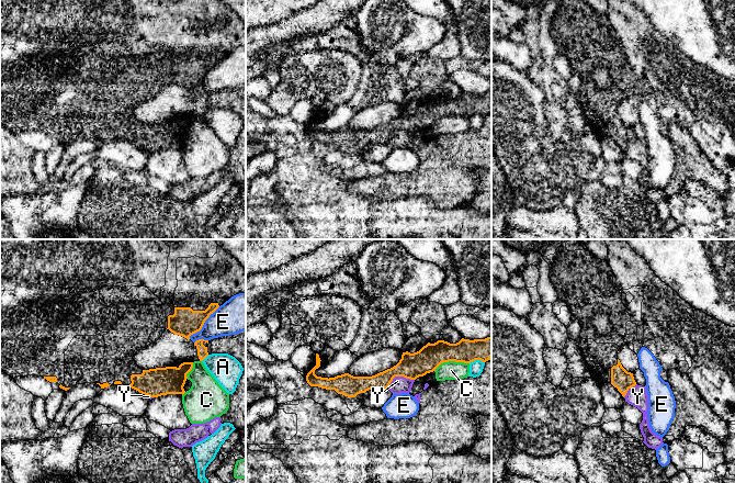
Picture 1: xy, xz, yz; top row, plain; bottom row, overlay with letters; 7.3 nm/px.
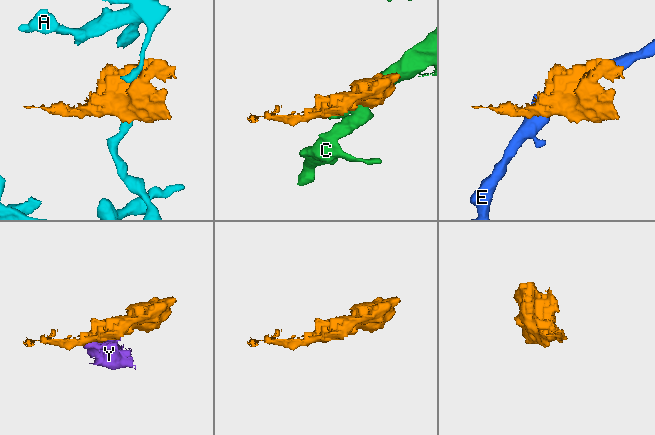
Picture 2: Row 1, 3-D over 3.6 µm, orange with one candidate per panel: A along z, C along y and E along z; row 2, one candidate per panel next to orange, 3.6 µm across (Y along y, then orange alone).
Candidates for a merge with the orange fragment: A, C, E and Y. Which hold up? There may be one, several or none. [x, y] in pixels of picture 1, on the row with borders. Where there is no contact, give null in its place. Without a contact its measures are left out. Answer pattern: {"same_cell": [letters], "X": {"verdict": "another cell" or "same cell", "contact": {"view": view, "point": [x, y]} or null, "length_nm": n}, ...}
{"same_cell": [], "A": {"verdict": "another cell", "contact": {"view": "xy", "point": [205, 357]}, "length_nm": 80}, "C": {"verdict": "another cell", "contact": {"view": "xz", "point": [451, 360]}, "length_nm": 260}, "E": {"verdict": "another cell", "contact": {"view": "xy", "point": [203, 324]}, "length_nm": 340}, "Y": {"verdict": "another cell", "contact": {"view": "xz", "point": [398, 375]}, "length_nm": 220}}

